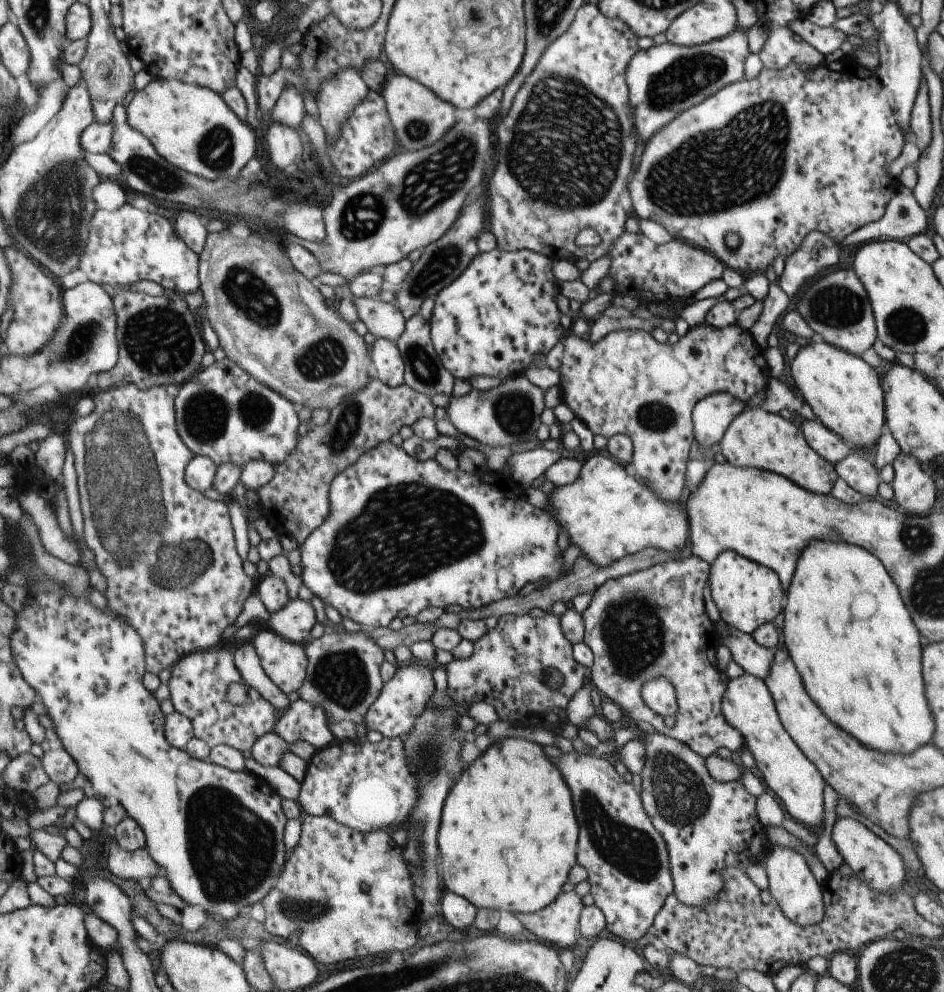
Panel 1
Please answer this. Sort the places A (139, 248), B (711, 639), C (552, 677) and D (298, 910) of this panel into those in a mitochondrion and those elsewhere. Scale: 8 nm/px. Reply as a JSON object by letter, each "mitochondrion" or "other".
{"A":"other","B":"other","C":"mitochondrion","D":"mitochondrion"}

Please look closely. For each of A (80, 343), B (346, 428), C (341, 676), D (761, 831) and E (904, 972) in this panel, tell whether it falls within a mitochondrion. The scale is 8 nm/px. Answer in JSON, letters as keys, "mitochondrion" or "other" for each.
{"A":"mitochondrion","B":"mitochondrion","C":"mitochondrion","D":"other","E":"mitochondrion"}

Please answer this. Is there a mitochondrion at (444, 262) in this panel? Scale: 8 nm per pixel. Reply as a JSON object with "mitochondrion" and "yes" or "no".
{"mitochondrion":"yes"}

